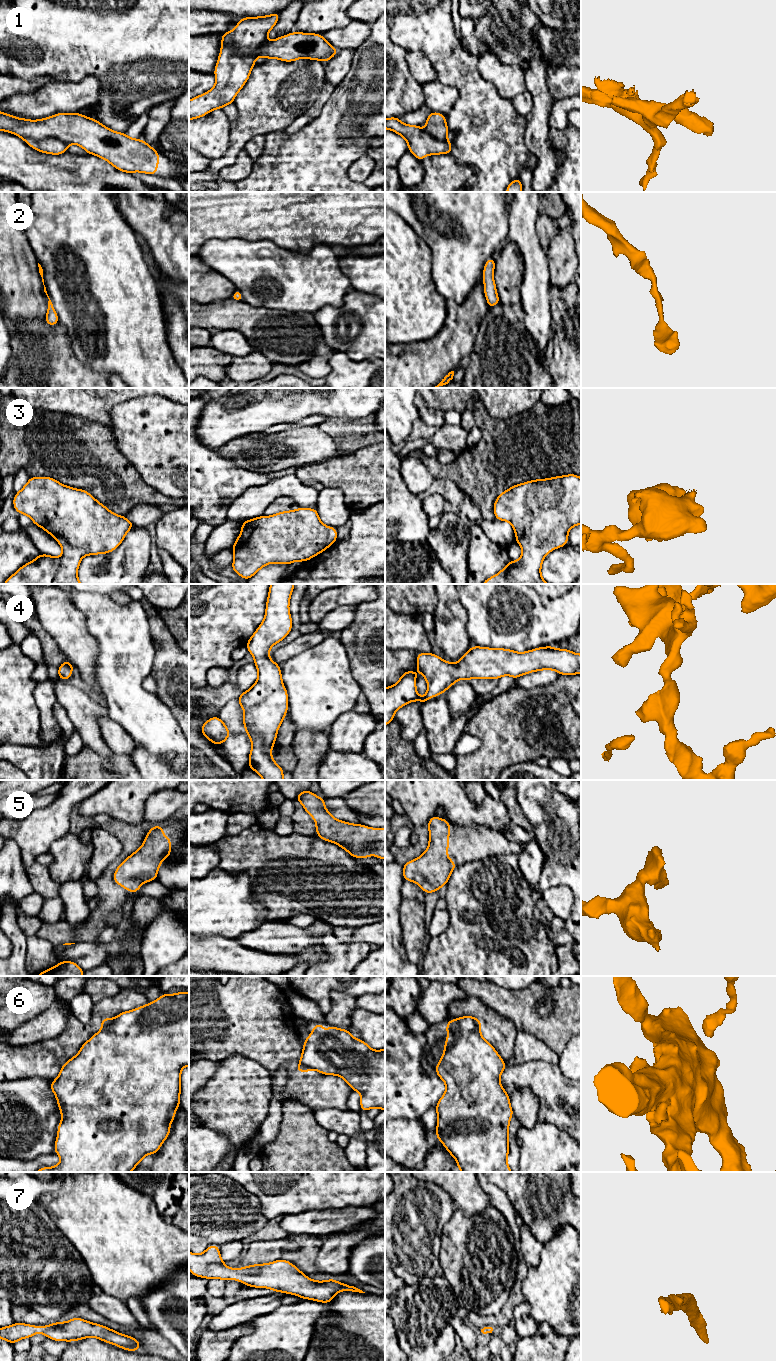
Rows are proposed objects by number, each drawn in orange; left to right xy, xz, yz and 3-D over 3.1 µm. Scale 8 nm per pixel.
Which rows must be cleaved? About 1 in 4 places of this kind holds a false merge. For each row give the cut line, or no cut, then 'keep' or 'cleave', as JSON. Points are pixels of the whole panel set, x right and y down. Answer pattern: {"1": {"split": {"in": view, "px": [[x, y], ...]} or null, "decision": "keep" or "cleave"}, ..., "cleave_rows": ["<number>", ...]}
{"1": {"split": {"in": "xy", "px": [[24, 139], [58, 138], [67, 145]]}, "decision": "cleave"}, "2": {"split": null, "decision": "keep"}, "3": {"split": null, "decision": "keep"}, "4": {"split": null, "decision": "keep"}, "5": {"split": null, "decision": "keep"}, "6": {"split": {"in": "yz", "px": [[473, 1018], [479, 1033]]}, "decision": "cleave"}, "7": {"split": null, "decision": "keep"}, "cleave_rows": ["1", "6"]}

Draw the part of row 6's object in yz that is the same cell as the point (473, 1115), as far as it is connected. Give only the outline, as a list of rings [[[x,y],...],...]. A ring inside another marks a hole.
[[[471,1015],[449,1020],[446,1030],[448,1038],[444,1044],[444,1053],[435,1066],[436,1075],[446,1085],[445,1093],[436,1103],[435,1137],[456,1159],[457,1167],[462,1172],[512,1172],[507,1163],[507,1156],[509,1154],[509,1122],[514,1113],[509,1095],[499,1081],[507,1065],[494,1047],[481,1036]]]

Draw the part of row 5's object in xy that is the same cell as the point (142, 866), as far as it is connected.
[[[163,825],[152,826],[146,835],[142,846],[127,857],[115,870],[113,881],[124,887],[128,893],[136,893],[140,886],[157,879],[160,863],[171,855],[171,838],[163,835]]]

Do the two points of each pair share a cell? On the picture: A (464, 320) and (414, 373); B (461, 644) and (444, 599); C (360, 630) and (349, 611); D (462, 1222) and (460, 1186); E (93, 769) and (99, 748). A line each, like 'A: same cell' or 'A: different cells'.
A: same cell
B: same cell
C: different cells
D: different cells
E: different cells

